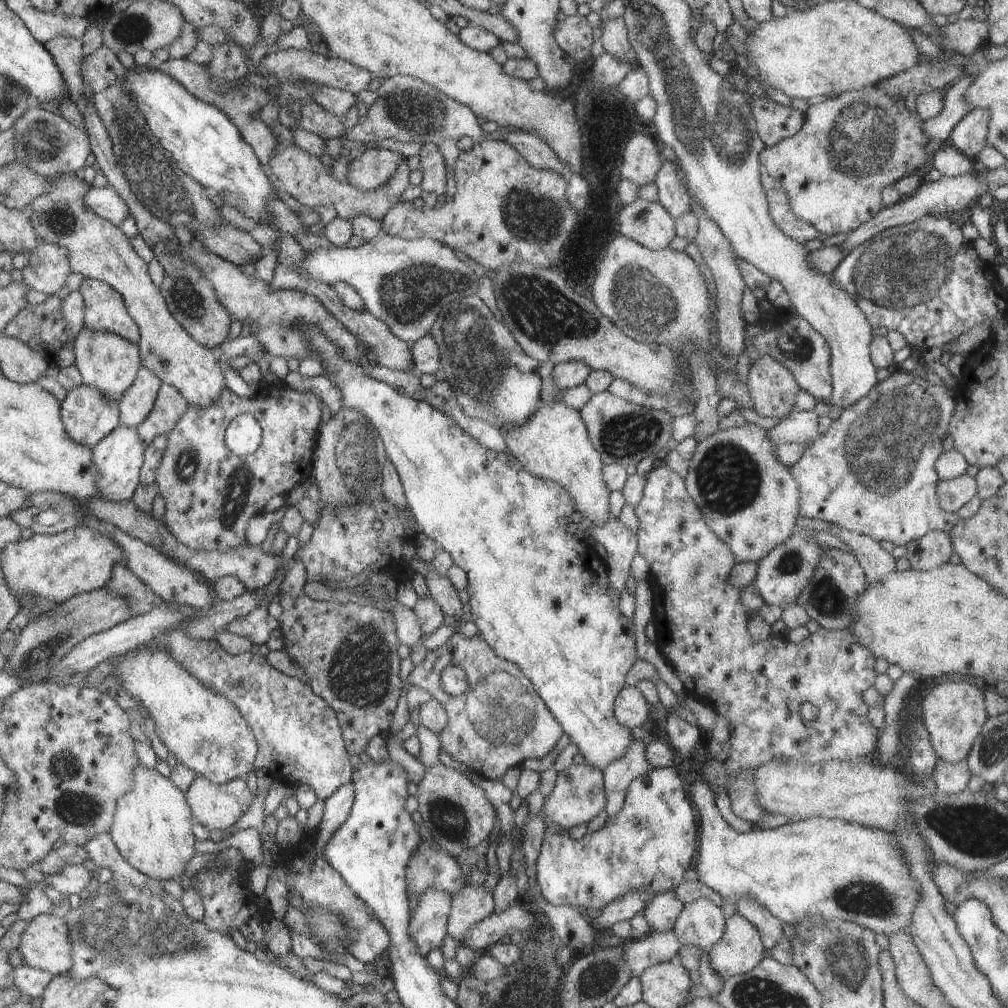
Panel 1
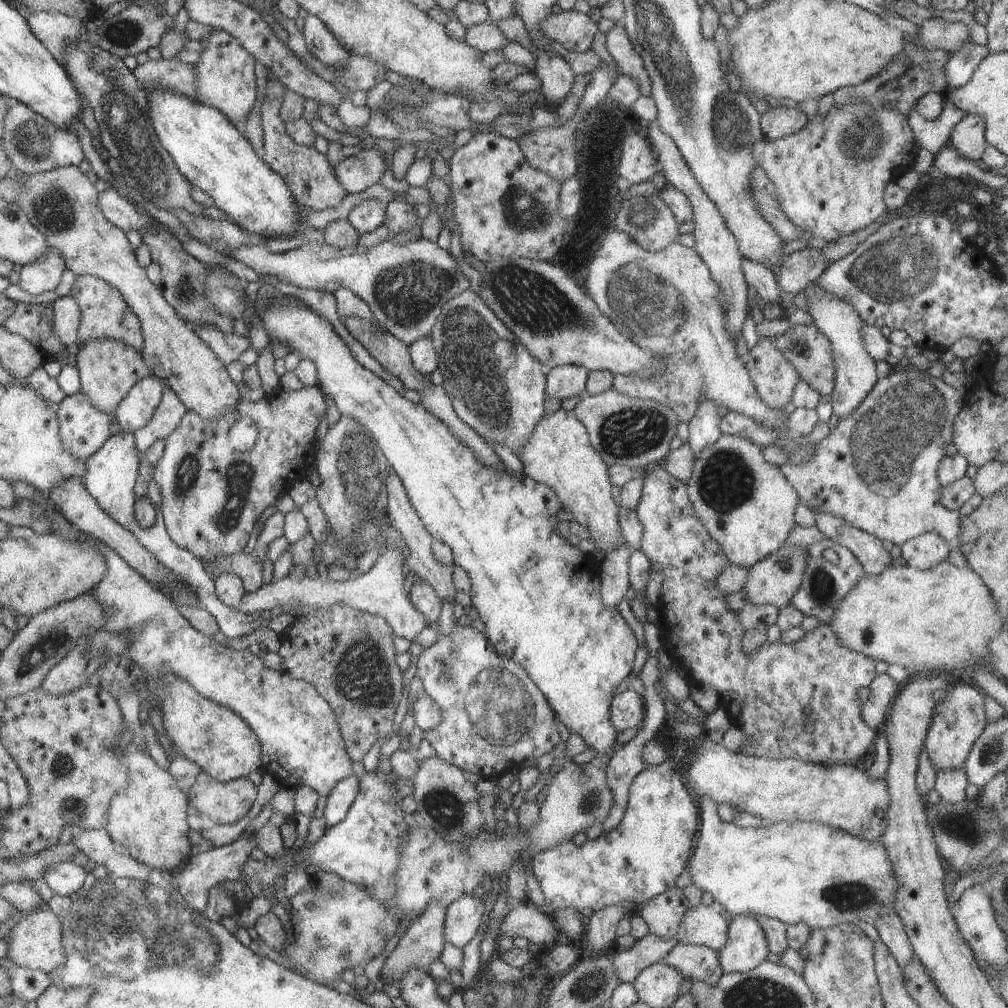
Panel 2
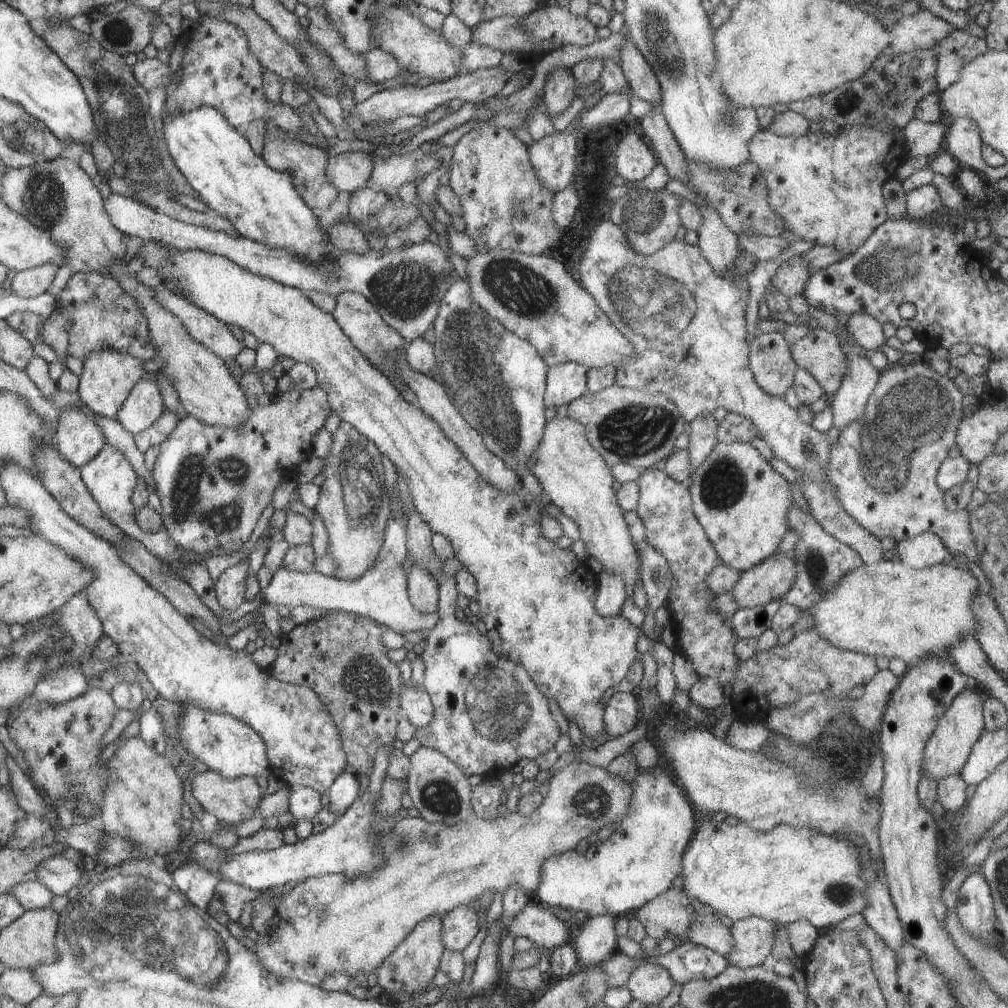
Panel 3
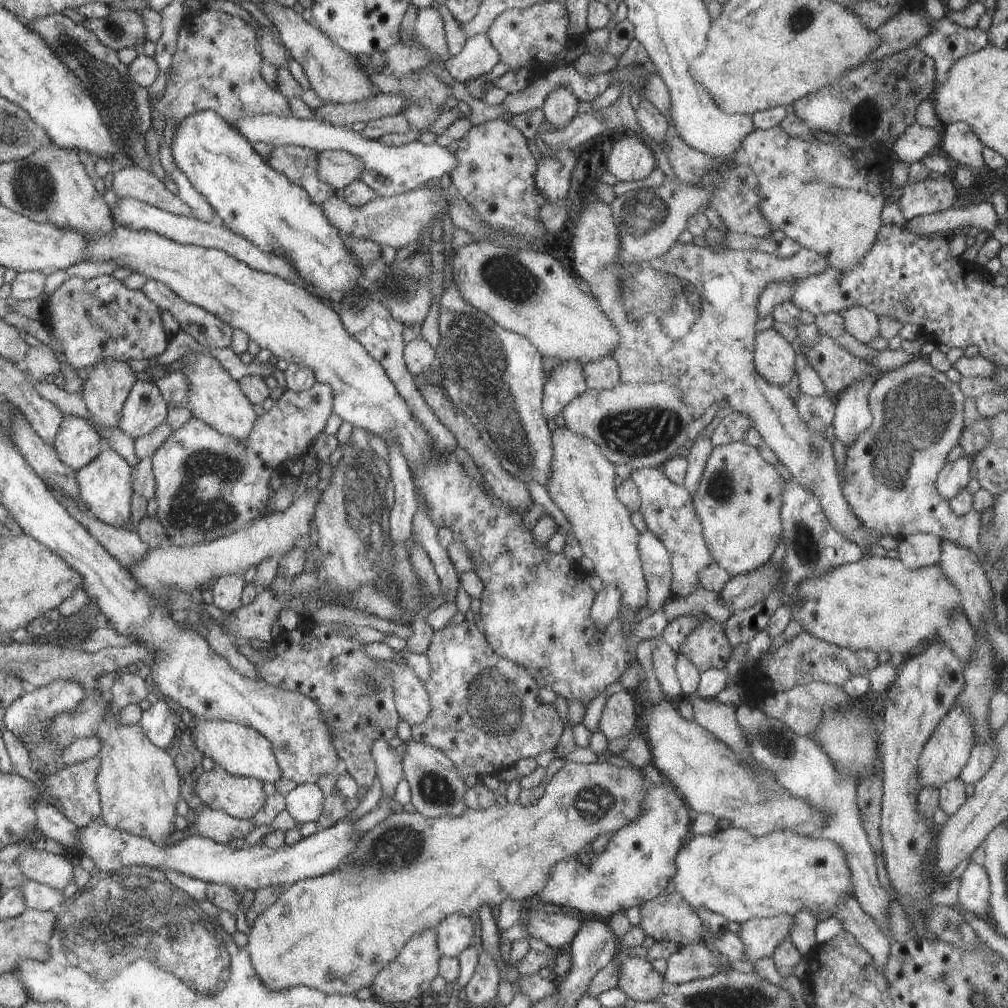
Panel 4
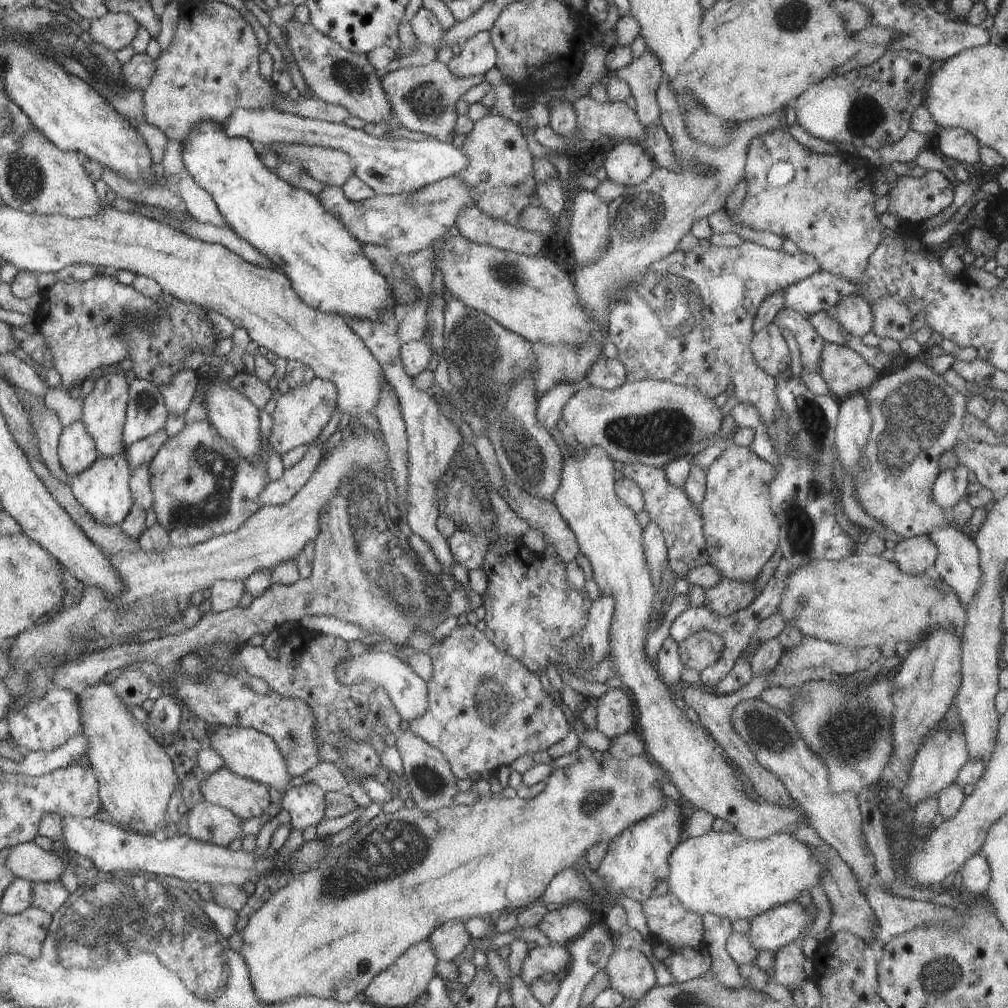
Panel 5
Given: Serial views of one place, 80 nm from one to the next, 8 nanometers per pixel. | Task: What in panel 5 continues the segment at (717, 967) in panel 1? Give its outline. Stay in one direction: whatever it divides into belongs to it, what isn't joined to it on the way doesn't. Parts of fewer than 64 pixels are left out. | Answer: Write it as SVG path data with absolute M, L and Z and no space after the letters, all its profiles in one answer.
M797 901L774 907L748 920L748 942L757 954L762 950L774 953L782 946L796 942L804 927L810 922L813 924L815 915L816 908L807 911Z

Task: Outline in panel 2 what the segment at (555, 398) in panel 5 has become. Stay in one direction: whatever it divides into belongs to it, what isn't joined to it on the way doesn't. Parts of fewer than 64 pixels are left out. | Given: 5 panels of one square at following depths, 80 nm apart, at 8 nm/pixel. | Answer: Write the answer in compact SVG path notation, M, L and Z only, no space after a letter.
M560 365L549 369L545 392L556 400L585 394L588 373L589 370L580 365Z

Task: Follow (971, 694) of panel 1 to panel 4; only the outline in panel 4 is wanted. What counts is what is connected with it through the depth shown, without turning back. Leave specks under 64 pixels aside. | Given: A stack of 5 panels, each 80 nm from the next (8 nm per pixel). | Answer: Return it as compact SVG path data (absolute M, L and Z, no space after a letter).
M955 704L934 729L920 753L917 775L921 788L932 787L939 789L946 782L958 778L968 762L974 744L973 720L962 705Z

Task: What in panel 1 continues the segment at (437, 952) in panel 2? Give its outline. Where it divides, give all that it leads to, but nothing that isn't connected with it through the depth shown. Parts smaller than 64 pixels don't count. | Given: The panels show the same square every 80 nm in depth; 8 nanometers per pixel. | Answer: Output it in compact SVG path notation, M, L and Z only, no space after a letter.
M428 887L420 896L418 906L409 920L409 933L417 944L417 951L422 957L432 949L440 949L448 930L448 919L451 911L451 896L438 887Z

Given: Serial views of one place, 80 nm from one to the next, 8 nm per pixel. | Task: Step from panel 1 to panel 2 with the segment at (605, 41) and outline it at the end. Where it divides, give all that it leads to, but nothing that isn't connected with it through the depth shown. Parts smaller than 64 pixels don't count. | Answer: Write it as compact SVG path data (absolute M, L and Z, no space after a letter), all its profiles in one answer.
M615 25L606 33L606 48L617 63L617 68L624 75L631 76L639 82L641 94L651 96L651 82L643 60L634 50L623 25Z

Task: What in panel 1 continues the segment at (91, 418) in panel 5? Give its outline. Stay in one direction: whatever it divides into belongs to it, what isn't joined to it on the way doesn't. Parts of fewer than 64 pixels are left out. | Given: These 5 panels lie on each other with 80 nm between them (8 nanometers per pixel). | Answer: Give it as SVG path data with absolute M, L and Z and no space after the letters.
M82 327L73 340L75 367L83 384L96 387L107 401L118 402L124 391L134 382L141 358L139 346L108 331L93 331Z

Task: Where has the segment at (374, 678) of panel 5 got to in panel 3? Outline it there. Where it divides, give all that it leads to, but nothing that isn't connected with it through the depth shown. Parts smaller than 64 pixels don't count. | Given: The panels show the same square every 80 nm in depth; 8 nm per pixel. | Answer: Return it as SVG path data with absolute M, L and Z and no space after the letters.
M412 684L401 687L399 700L402 717L406 718L416 729L426 728L434 720L435 708L430 695Z

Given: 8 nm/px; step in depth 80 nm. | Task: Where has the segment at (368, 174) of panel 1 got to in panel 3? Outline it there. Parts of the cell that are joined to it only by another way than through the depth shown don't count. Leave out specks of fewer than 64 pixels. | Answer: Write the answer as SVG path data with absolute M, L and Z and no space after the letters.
M361 151L342 153L337 156L327 157L327 177L331 180L331 183L342 192L350 192L352 194L358 189L363 189L369 186L369 180L374 170L374 153L364 153Z

